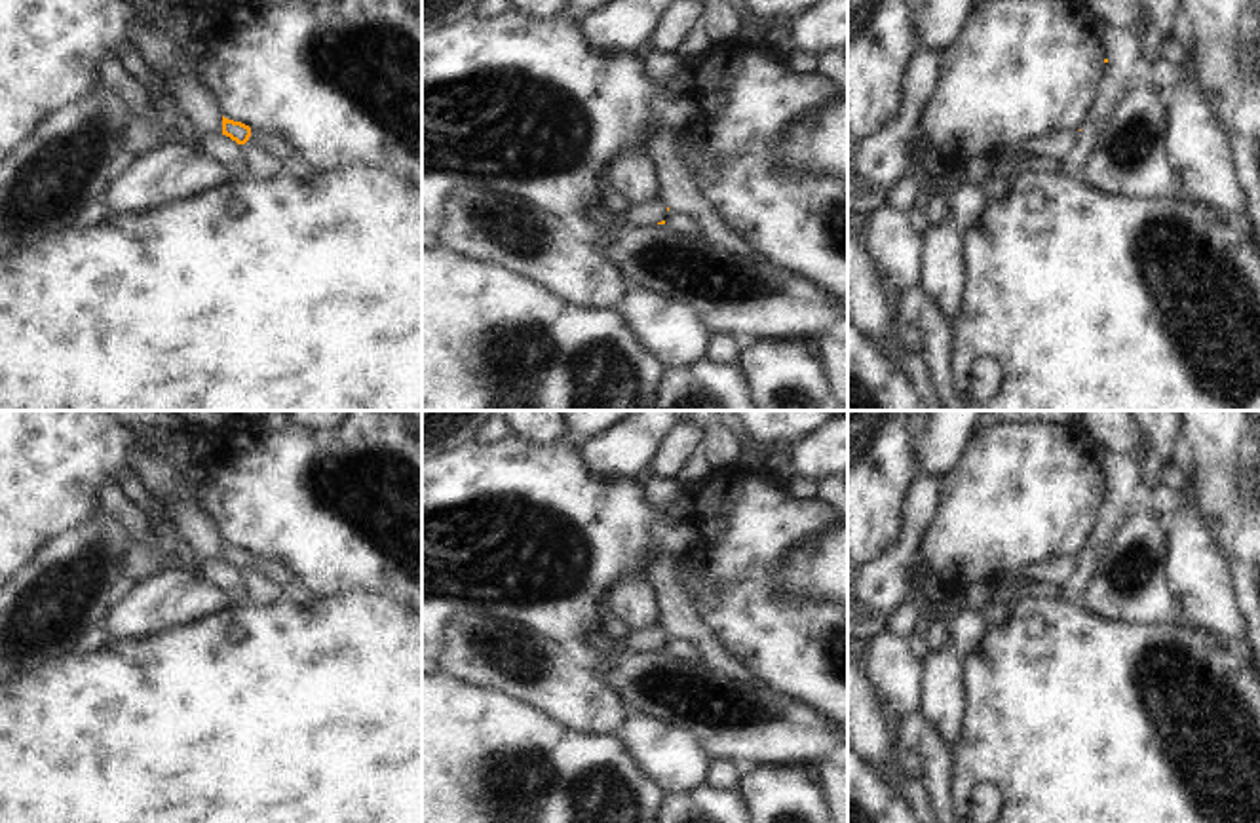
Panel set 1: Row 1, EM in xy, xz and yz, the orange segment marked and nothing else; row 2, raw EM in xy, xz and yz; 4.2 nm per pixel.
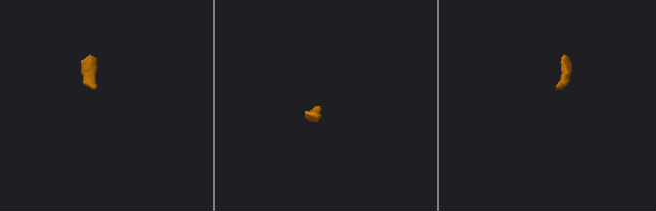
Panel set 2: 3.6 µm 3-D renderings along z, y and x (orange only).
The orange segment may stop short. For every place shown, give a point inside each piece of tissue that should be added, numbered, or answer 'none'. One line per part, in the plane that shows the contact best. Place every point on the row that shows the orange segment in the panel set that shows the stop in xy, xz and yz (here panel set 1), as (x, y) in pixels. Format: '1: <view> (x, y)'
1: xy (267, 141)

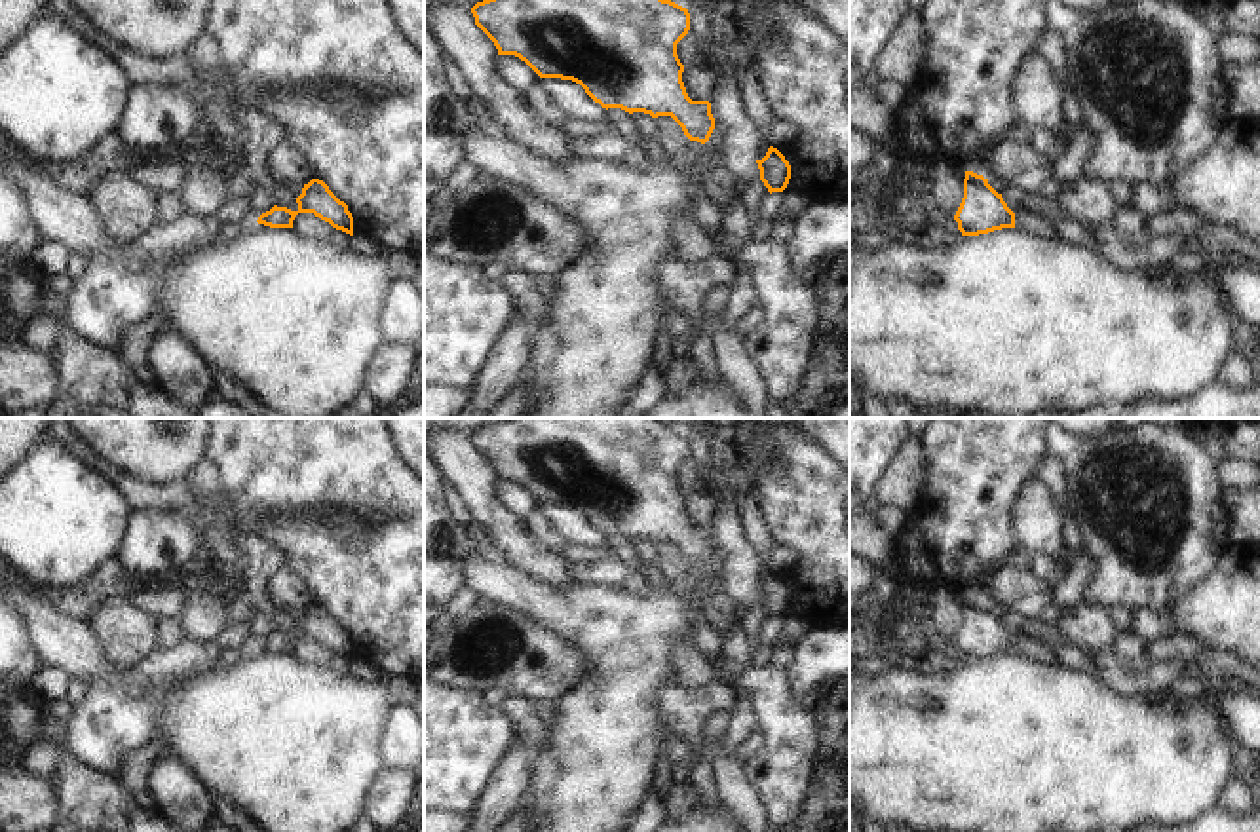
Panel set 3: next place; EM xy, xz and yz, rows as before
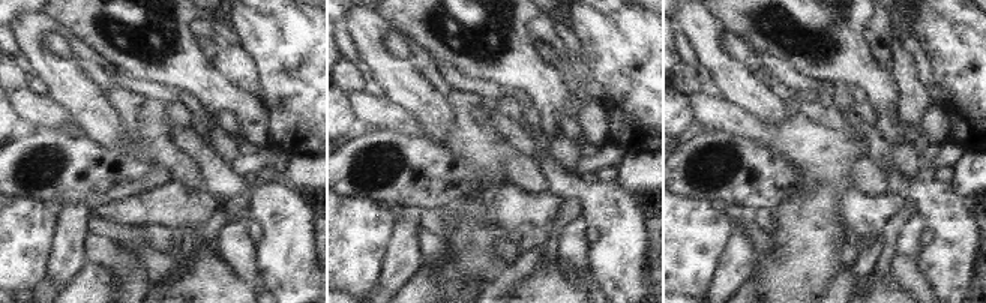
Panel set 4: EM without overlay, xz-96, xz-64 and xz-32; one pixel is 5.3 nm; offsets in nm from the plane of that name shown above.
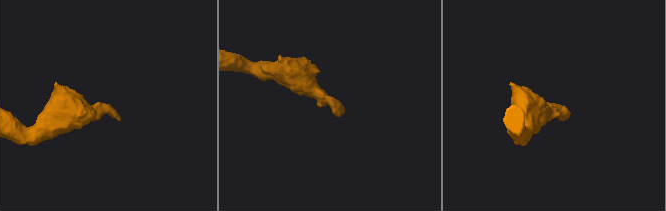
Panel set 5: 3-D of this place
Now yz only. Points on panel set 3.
1: yz (1029, 223)

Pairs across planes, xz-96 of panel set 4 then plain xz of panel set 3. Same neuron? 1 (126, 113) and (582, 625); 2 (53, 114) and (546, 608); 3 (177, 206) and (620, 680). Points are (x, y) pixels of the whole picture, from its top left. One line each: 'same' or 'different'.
1: same
2: same
3: different

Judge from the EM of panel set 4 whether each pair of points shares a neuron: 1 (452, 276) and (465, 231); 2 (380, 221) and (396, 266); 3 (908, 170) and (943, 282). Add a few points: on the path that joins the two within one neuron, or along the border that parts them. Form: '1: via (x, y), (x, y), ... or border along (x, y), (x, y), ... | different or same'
1: via (462, 266), (465, 263), (465, 242) | same
2: border along (395, 215), (395, 227), (380, 276) | different
3: border along (893, 165), (907, 177), (922, 176) | different

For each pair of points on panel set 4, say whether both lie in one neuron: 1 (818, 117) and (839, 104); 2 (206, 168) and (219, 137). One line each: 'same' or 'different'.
1: different
2: different

